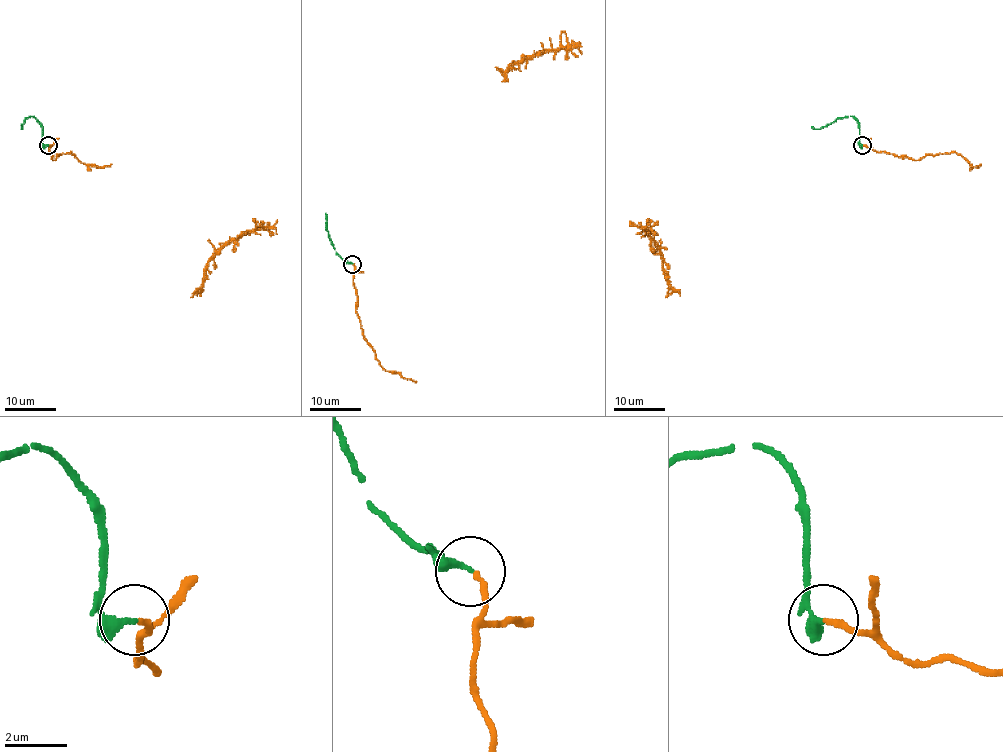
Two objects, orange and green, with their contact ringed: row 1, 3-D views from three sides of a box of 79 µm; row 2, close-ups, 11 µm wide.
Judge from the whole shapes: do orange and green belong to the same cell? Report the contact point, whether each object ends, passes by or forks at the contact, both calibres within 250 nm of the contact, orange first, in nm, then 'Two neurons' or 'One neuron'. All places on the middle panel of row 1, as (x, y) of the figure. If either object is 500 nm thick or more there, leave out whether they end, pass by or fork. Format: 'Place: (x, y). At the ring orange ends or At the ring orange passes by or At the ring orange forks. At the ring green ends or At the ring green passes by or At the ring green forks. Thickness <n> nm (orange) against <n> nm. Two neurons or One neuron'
Place: (352, 264). At the ring orange ends. At the ring green passes by. Thickness 180 nm (orange) against 200 nm. One neuron

